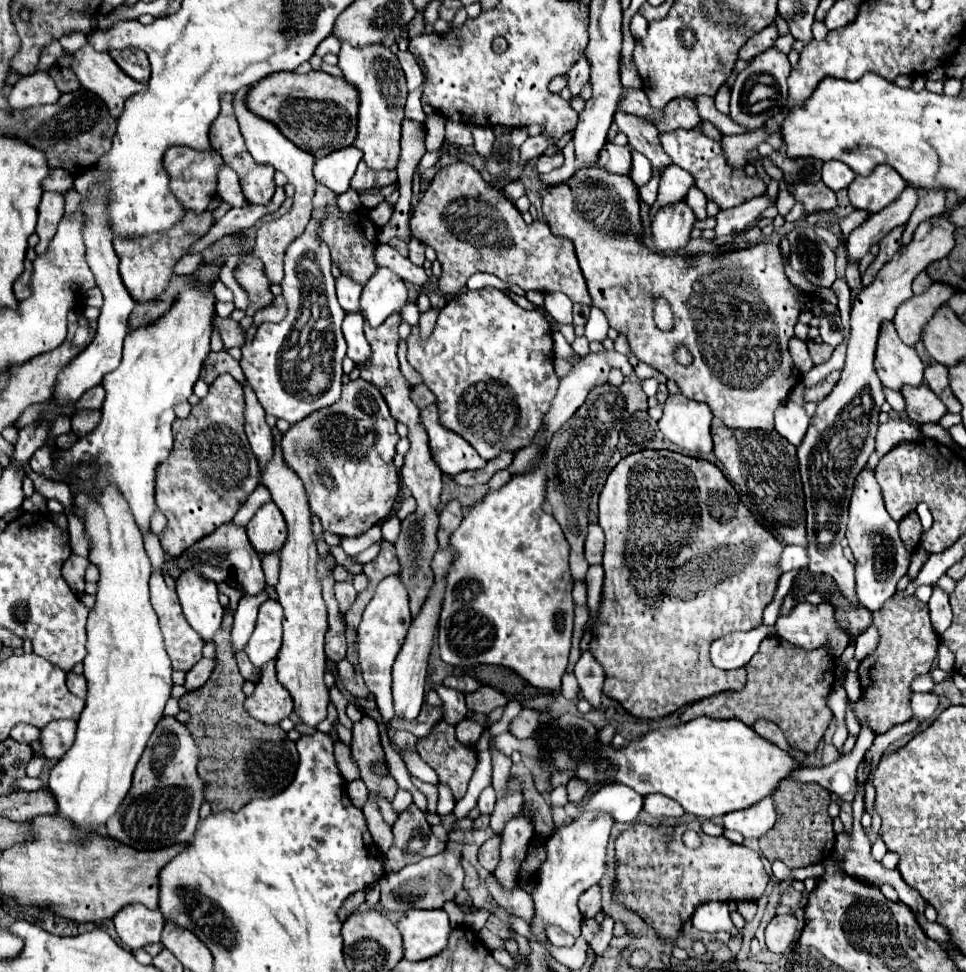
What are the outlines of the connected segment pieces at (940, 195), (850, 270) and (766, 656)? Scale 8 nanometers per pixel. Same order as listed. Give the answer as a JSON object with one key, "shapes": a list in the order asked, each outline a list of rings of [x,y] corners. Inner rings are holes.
{"shapes":[[[[938,189],[936,193],[937,196],[929,196],[929,193],[927,193],[919,198],[916,208],[912,212],[911,217],[907,222],[907,226],[903,232],[903,246],[910,243],[914,231],[920,222],[940,215],[946,208],[945,191],[943,189]]],[[[852,262],[852,264],[846,266],[846,282],[848,282],[848,286],[850,286],[854,292],[860,290],[862,280],[860,280],[860,274],[858,274],[858,262]]],[[[766,638],[760,644],[760,650],[748,662],[748,684],[740,692],[726,692],[704,698],[684,708],[680,722],[694,720],[696,716],[708,718],[738,718],[746,726],[752,726],[754,720],[766,718],[778,724],[794,750],[814,752],[822,740],[832,712],[826,704],[826,698],[834,682],[834,658],[824,650],[802,650],[782,638]]]]}

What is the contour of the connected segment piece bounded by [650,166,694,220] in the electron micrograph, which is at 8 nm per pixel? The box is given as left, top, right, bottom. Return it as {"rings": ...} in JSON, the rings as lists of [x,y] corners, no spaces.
{"rings":[[[668,166],[658,188],[658,200],[654,202],[650,209],[651,220],[654,219],[656,212],[664,204],[672,204],[676,200],[682,200],[686,192],[694,186],[694,178],[690,172],[680,170],[678,166]]]}

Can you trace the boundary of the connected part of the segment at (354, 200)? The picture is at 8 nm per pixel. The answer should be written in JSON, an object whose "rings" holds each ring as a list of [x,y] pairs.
{"rings":[[[352,188],[348,189],[348,192],[344,192],[342,196],[338,196],[338,206],[342,212],[354,212],[354,210],[360,210],[362,204],[358,202],[358,192],[354,192]]]}

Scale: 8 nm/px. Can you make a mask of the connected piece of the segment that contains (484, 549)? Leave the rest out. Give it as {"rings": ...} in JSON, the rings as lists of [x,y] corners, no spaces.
{"rings":[[[542,458],[534,472],[514,476],[502,490],[486,494],[480,504],[470,508],[460,528],[452,534],[450,544],[458,552],[458,558],[448,572],[438,644],[442,660],[452,666],[466,668],[468,664],[476,664],[476,656],[480,656],[482,664],[506,666],[528,684],[532,682],[530,686],[544,688],[552,698],[556,698],[560,694],[560,680],[566,672],[570,654],[574,602],[572,576],[568,568],[570,546],[562,536],[560,524],[542,510],[544,486],[546,462]]]}

